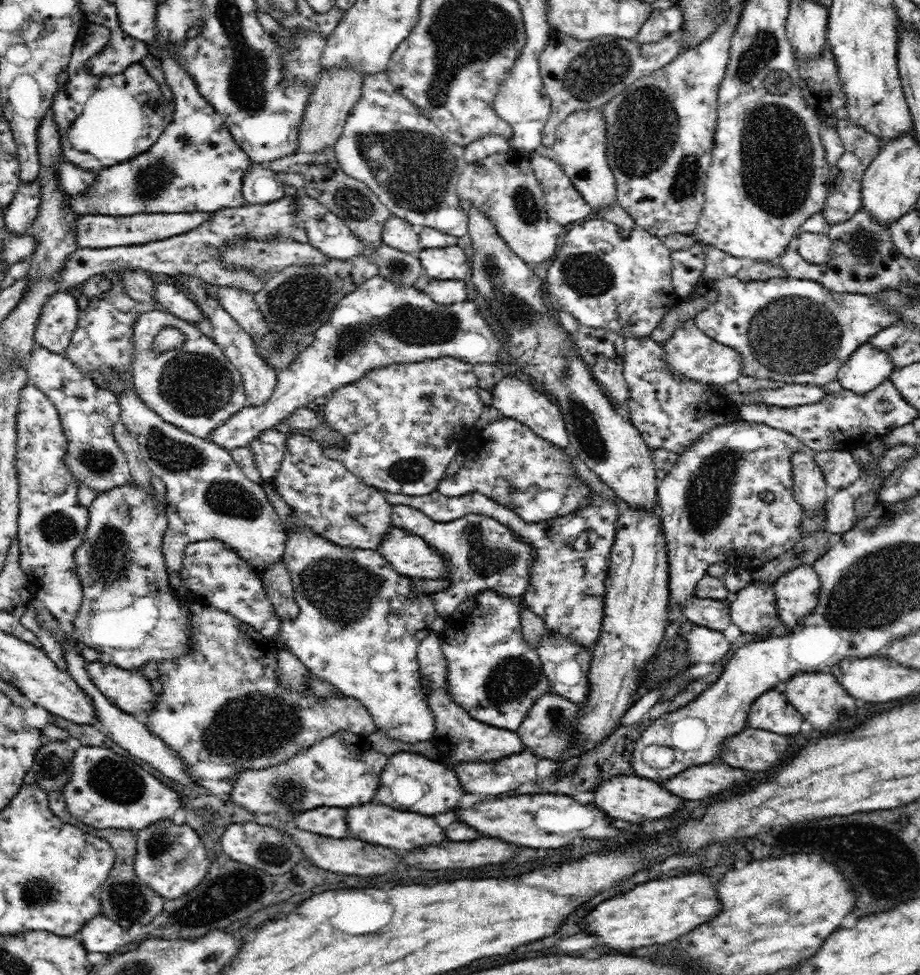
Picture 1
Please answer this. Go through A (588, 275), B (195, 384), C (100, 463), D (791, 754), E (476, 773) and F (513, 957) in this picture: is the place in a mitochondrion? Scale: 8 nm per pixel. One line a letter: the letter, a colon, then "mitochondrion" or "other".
A: mitochondrion
B: mitochondrion
C: mitochondrion
D: other
E: mitochondrion
F: other

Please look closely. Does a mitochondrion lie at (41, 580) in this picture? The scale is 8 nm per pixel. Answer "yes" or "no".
no

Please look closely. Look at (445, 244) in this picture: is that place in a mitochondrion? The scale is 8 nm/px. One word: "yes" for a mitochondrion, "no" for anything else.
no

